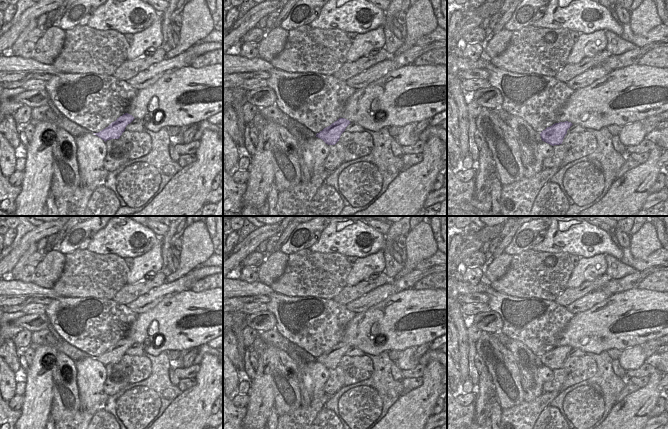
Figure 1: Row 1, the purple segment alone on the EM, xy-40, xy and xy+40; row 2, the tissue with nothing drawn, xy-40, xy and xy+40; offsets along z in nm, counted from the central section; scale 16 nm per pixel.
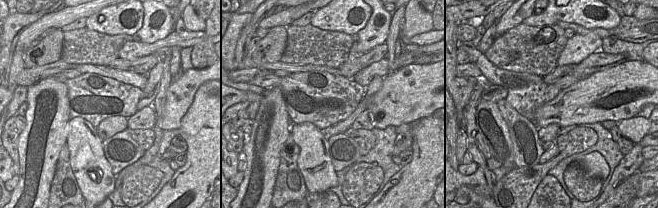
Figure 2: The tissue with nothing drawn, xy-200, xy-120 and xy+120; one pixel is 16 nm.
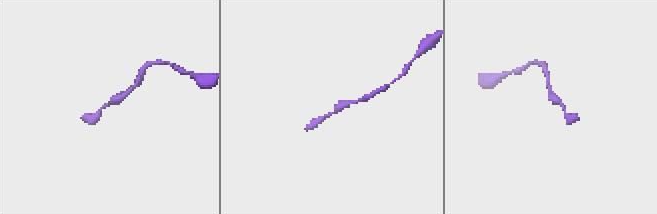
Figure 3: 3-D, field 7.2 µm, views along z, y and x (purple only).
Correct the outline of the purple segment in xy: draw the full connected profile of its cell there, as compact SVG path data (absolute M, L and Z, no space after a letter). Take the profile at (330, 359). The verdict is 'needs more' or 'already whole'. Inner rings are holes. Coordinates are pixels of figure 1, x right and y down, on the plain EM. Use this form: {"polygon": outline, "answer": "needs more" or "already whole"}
{"polygon": "M339 342L330 350L317 357L316 361L322 363L328 369L335 369L339 365L341 358L350 347L351 346L345 342Z", "answer": "already whole"}

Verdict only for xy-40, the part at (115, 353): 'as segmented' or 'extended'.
as segmented

